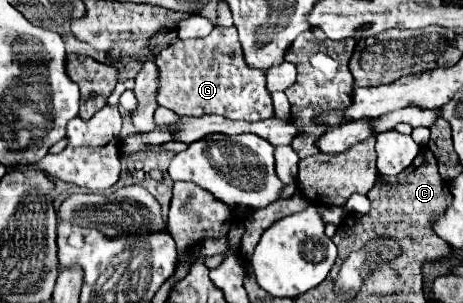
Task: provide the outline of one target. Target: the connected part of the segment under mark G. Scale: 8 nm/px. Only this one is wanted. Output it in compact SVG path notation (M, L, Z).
M215 27L203 39L177 39L157 53L153 61L159 69L157 103L177 115L221 115L243 121L273 117L271 95L265 89L265 73L247 67L235 27Z

